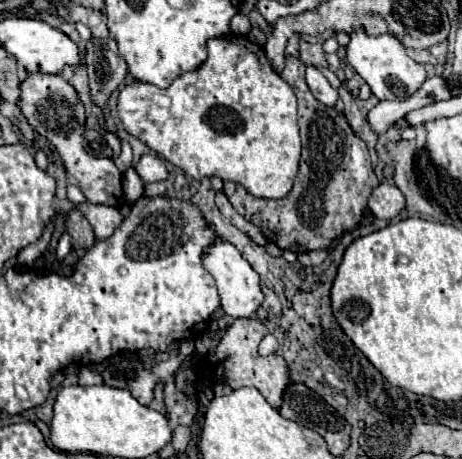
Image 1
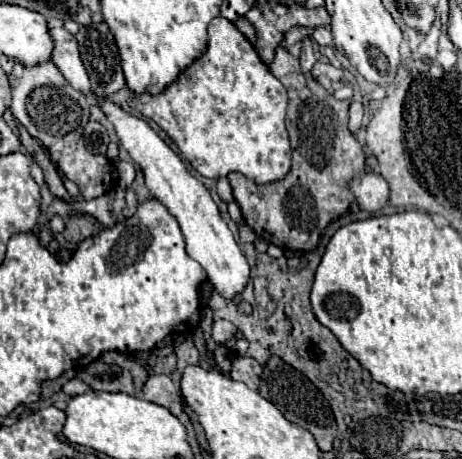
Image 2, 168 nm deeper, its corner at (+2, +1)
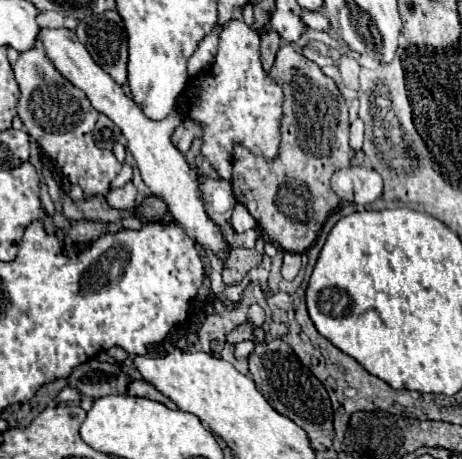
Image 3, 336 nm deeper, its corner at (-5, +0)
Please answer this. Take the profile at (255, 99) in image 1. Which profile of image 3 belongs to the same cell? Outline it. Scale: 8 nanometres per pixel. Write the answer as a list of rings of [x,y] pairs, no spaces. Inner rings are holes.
[[[232,20],[224,26],[220,34],[220,46],[212,70],[206,70],[192,78],[192,84],[186,90],[188,102],[192,102],[192,108],[188,108],[188,116],[192,116],[202,128],[202,154],[214,164],[214,168],[220,172],[220,178],[230,180],[232,174],[232,150],[234,142],[240,142],[248,150],[260,150],[264,158],[274,158],[278,154],[280,144],[280,118],[282,118],[282,88],[264,72],[260,62],[260,36],[248,28],[242,20]]]

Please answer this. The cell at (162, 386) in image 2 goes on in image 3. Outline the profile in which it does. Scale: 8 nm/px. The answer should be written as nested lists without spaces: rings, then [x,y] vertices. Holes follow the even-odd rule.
[[[132,380],[132,382],[128,384],[128,396],[140,396],[140,398],[156,400],[156,402],[160,402],[160,404],[176,410],[176,404],[174,404],[170,398],[166,398],[162,392],[158,392],[152,384],[148,384],[148,382],[144,382],[144,380]]]

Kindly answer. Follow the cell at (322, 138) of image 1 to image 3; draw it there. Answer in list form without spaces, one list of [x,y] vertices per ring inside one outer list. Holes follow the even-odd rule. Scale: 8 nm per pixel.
[[[290,44],[278,50],[270,76],[284,92],[280,152],[276,160],[264,160],[236,144],[232,188],[236,200],[248,208],[276,246],[300,254],[312,246],[328,214],[340,204],[340,198],[330,190],[330,176],[334,170],[350,166],[354,156],[348,144],[348,108],[334,80]]]

